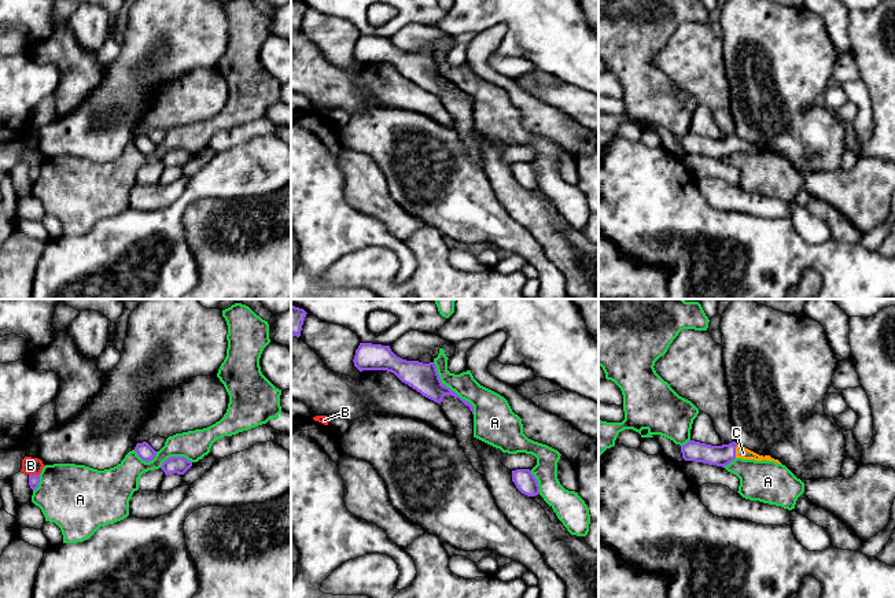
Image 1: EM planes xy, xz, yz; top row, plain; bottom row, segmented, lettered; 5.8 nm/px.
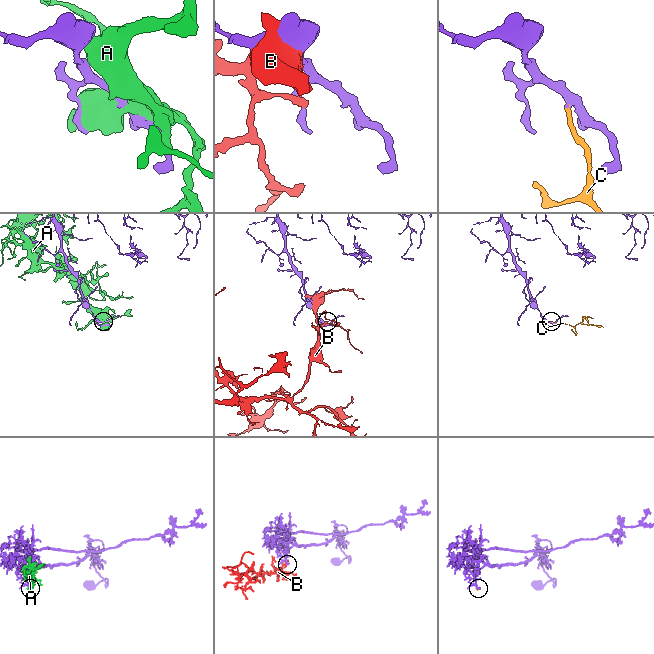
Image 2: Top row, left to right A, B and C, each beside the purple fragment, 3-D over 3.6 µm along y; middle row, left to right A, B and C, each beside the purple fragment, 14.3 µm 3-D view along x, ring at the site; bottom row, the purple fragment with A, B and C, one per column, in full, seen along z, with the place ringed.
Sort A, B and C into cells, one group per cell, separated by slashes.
A / B / C

